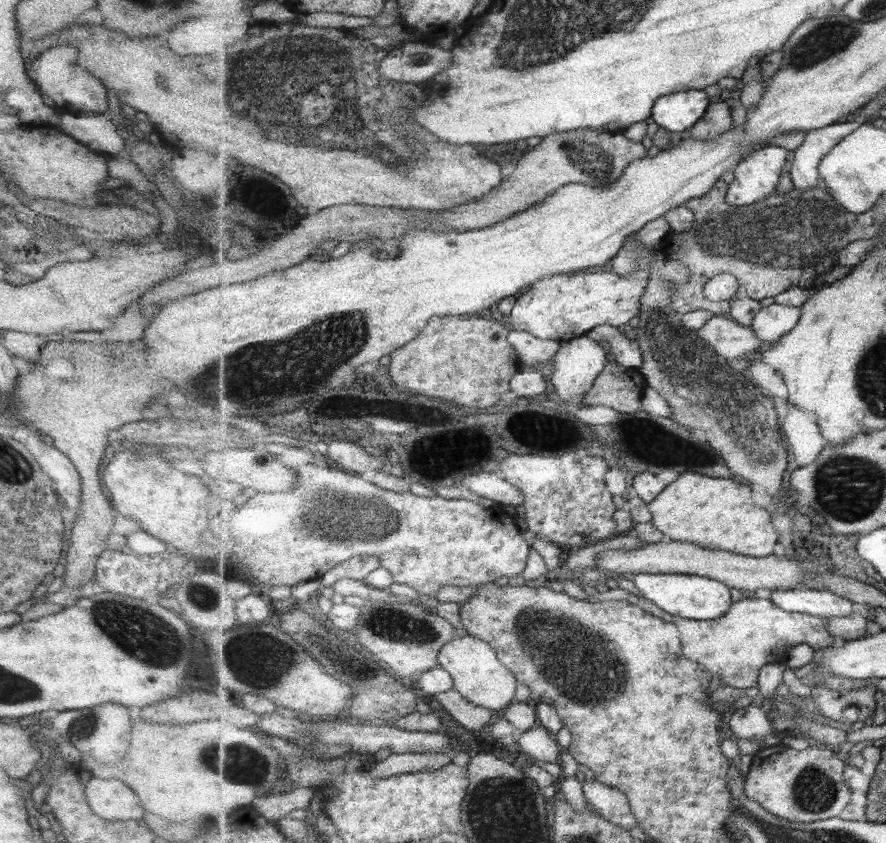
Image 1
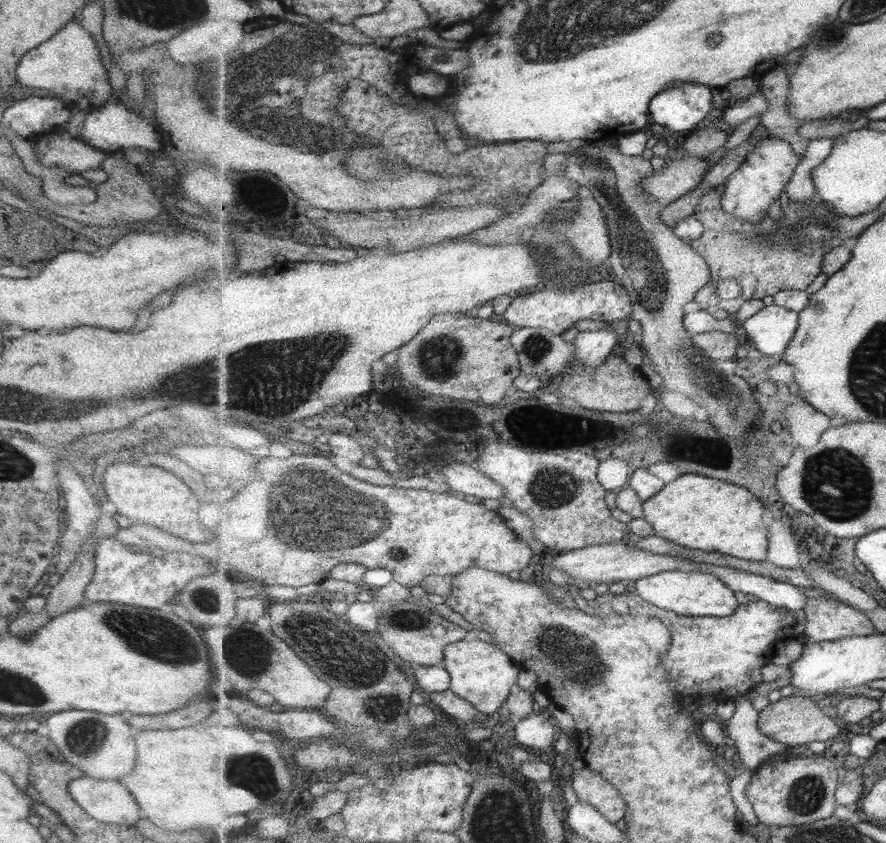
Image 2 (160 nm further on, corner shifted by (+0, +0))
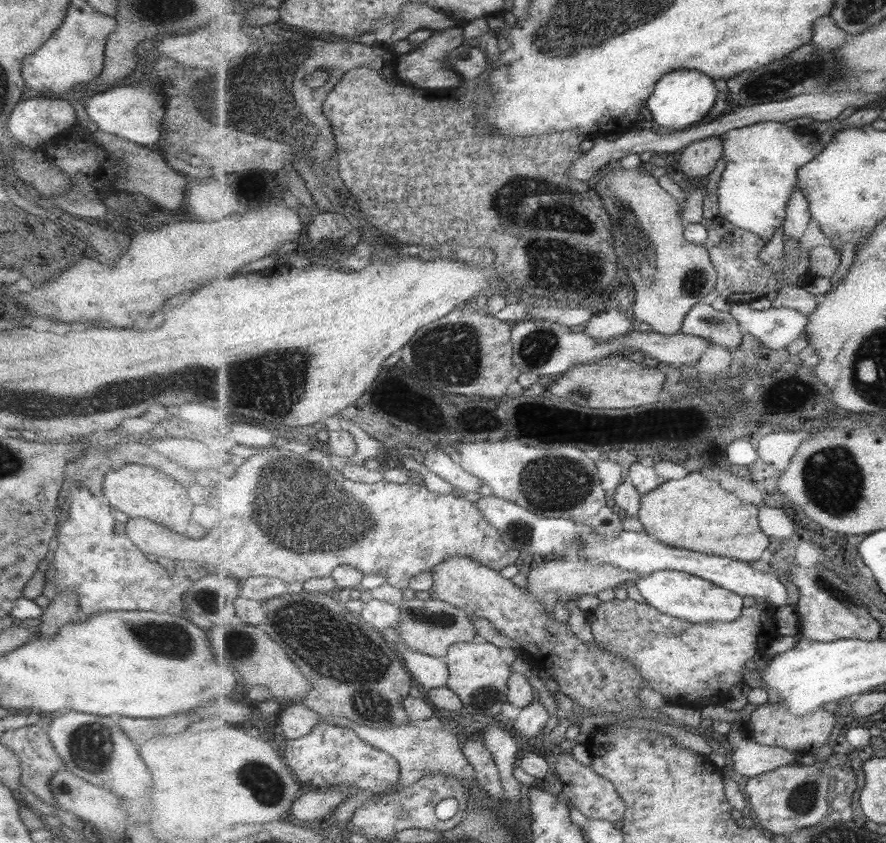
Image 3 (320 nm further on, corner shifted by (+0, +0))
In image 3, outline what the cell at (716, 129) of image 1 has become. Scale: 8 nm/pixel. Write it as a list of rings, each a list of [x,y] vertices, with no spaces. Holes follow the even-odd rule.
[[[713,136],[693,142],[693,145],[685,149],[680,155],[679,166],[685,175],[707,178],[721,158],[723,158],[723,142],[720,136]]]

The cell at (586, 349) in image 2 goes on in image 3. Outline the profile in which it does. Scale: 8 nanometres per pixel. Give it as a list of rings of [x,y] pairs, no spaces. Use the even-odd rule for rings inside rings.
[[[619,305],[612,309],[595,312],[588,322],[585,332],[594,336],[595,340],[606,341],[623,336],[635,329],[633,319],[629,318]]]

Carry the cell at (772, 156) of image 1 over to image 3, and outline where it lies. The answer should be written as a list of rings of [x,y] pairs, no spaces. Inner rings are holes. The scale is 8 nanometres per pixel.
[[[763,121],[736,128],[720,137],[723,142],[723,160],[726,165],[717,190],[719,217],[732,222],[737,228],[755,232],[757,236],[769,243],[774,239],[775,234],[782,230],[787,220],[789,201],[798,188],[799,169],[823,153],[826,146],[819,136],[801,135],[795,127],[789,127],[779,121]]]

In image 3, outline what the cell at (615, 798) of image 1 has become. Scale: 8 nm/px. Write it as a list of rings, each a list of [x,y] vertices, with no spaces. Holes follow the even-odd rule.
[[[559,746],[553,748],[553,757],[556,759],[555,773],[564,786],[561,789],[565,796],[569,799],[572,806],[578,808],[585,816],[593,820],[608,820],[609,822],[617,822],[624,817],[627,805],[616,786],[608,778],[597,774],[591,766],[587,767],[579,760],[575,760],[569,753],[562,752]]]

